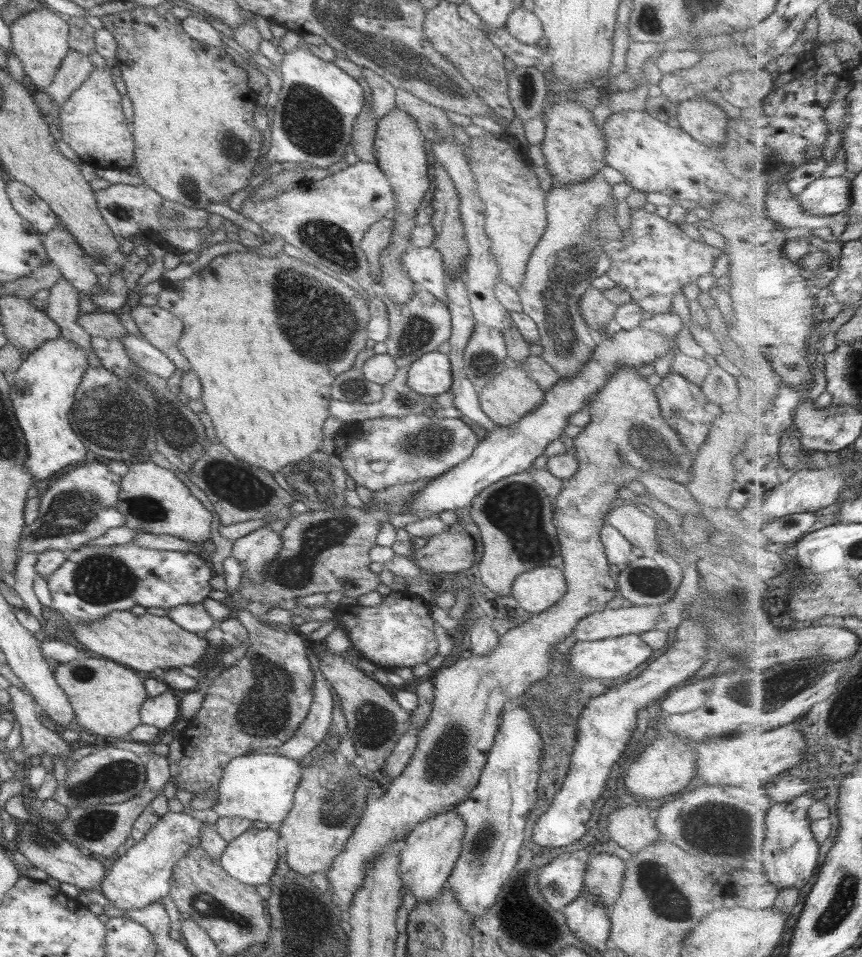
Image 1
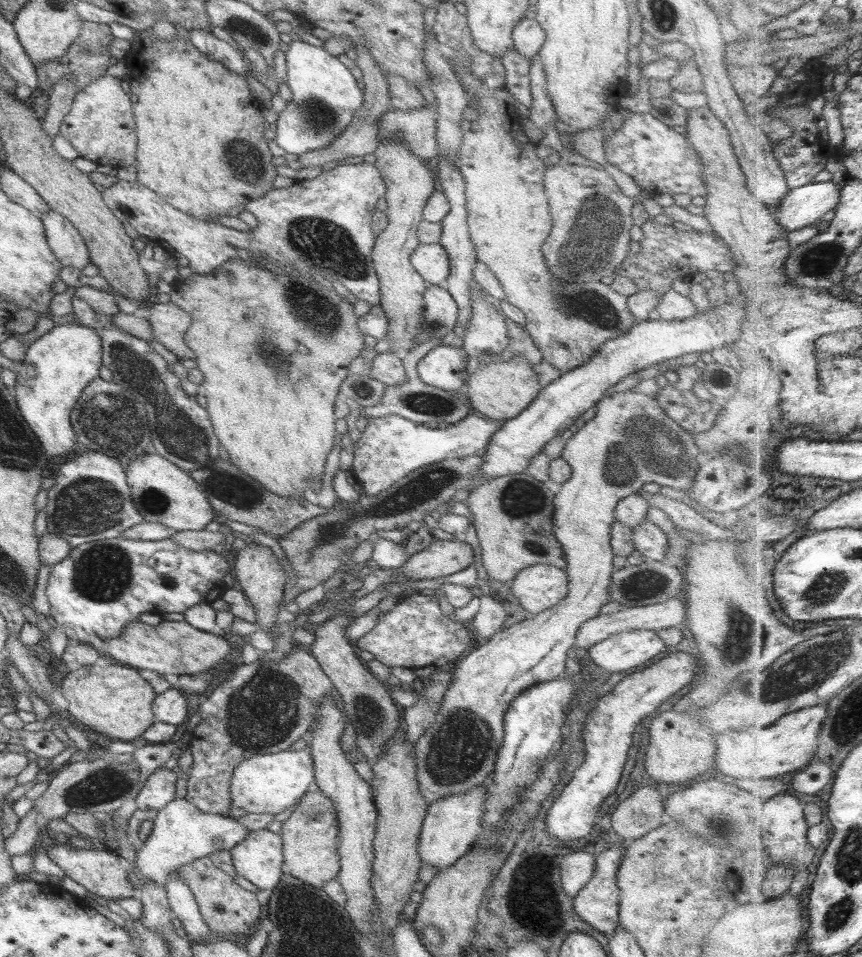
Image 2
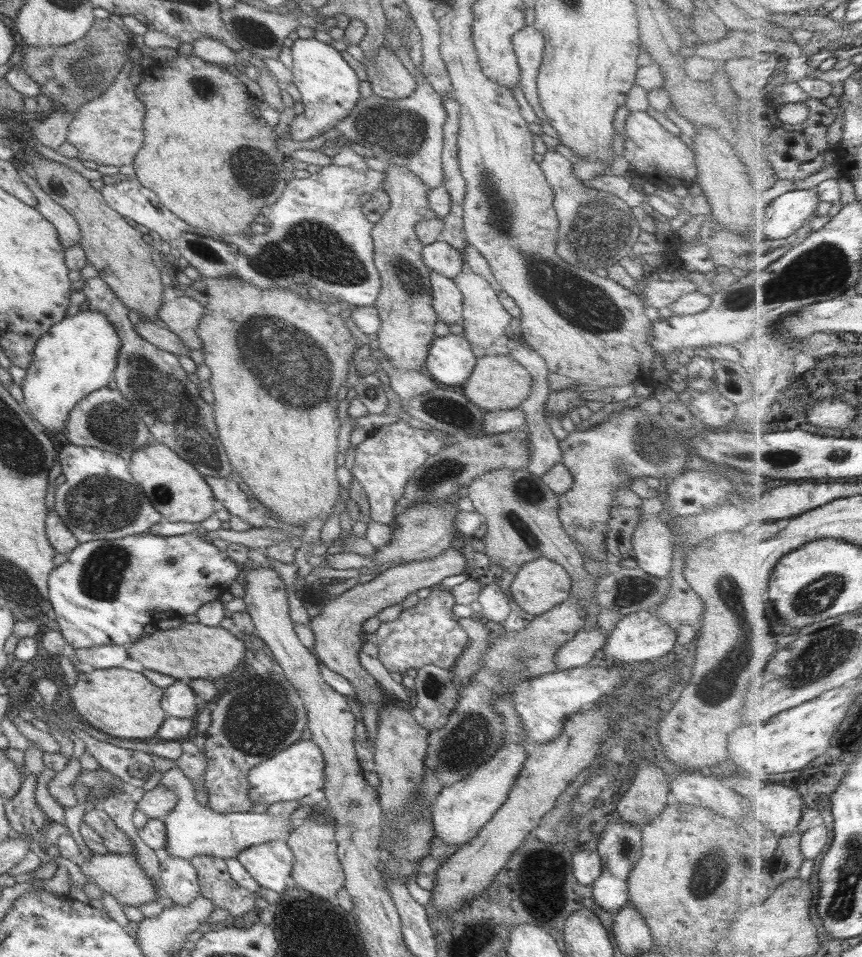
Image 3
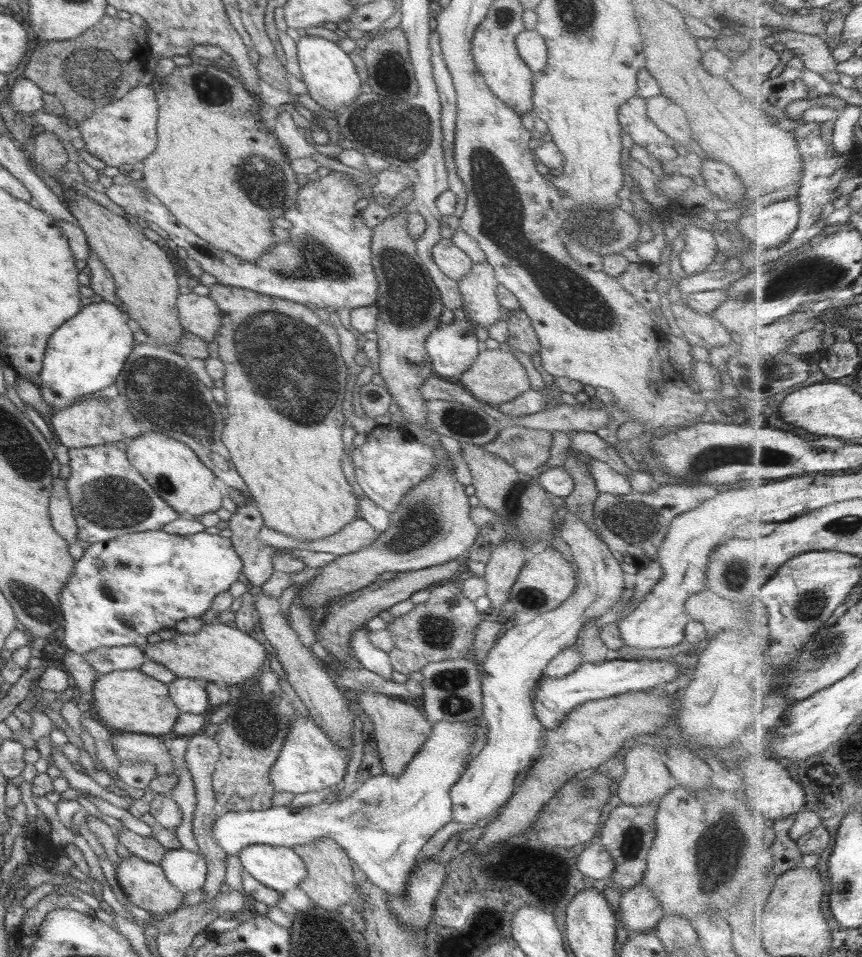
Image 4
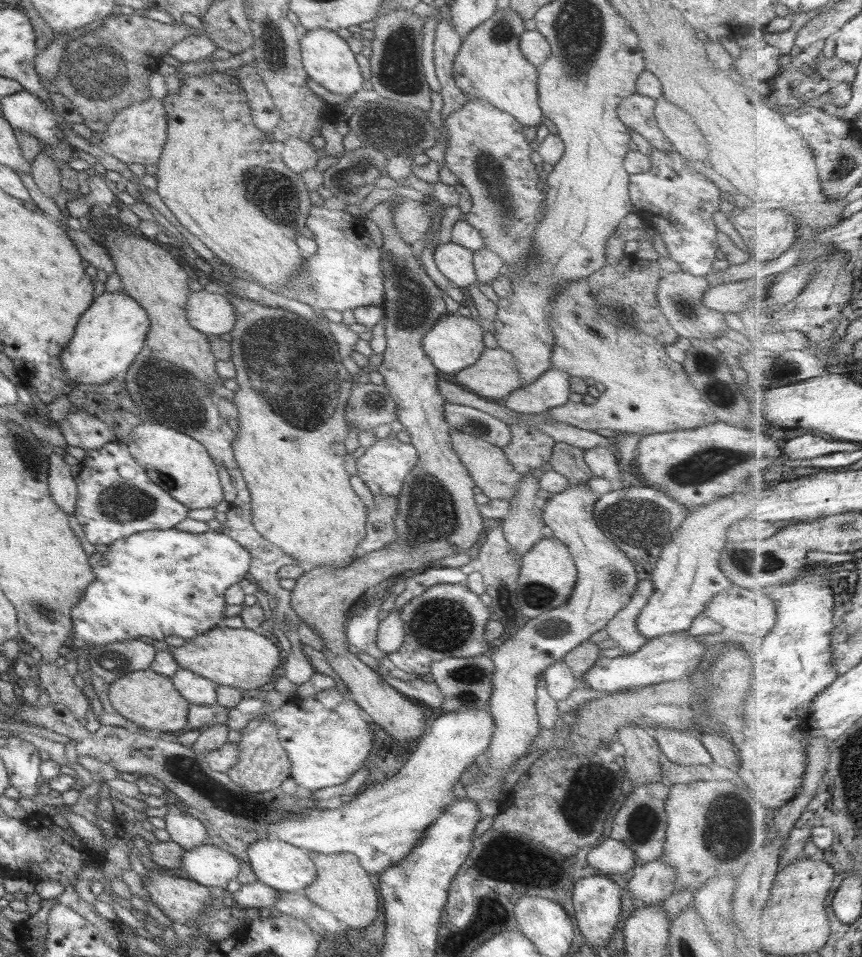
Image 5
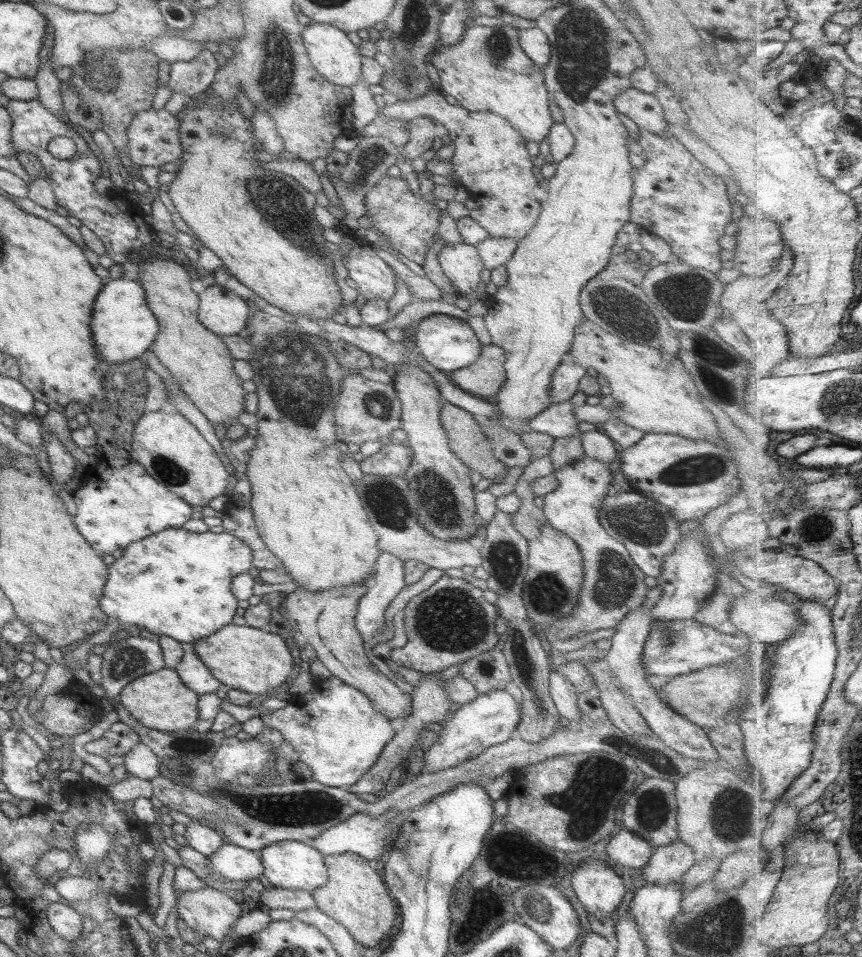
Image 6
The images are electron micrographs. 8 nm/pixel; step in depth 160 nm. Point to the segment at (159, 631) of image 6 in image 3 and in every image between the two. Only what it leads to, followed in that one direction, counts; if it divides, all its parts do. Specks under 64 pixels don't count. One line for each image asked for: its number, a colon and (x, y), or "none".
3: (104, 593)
4: (149, 581)
5: (165, 582)

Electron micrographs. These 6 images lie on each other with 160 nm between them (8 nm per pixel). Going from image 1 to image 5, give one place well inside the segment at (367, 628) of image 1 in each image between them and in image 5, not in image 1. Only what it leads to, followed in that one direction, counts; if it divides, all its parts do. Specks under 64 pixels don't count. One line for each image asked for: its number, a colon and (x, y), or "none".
2: (414, 633)
3: (428, 632)
4: (441, 628)
5: (446, 620)

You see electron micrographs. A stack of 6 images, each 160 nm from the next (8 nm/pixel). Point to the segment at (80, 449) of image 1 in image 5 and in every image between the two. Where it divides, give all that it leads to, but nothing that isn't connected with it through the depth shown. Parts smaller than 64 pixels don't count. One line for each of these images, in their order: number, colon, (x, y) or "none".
2: (56, 367)
3: (77, 355)
4: (84, 355)
5: (110, 332)

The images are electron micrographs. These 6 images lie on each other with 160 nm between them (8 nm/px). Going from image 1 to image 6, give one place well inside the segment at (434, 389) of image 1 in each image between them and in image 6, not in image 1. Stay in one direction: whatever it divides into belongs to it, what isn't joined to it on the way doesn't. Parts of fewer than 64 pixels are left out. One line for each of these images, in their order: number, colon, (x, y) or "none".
2: (442, 367)
3: (449, 361)
4: (451, 348)
5: (454, 342)
6: (448, 344)

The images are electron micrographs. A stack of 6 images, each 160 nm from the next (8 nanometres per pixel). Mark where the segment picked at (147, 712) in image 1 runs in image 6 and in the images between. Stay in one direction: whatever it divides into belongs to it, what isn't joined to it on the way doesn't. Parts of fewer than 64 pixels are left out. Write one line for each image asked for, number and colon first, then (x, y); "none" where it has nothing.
2: (169, 707)
3: (178, 700)
4: (188, 695)
5: (196, 690)
6: (193, 674)

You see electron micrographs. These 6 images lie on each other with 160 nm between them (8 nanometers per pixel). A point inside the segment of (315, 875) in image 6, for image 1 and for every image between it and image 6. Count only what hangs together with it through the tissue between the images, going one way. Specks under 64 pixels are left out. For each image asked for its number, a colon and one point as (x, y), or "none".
1: (250, 858)
2: (258, 858)
3: (269, 864)
4: (280, 869)
5: (287, 869)

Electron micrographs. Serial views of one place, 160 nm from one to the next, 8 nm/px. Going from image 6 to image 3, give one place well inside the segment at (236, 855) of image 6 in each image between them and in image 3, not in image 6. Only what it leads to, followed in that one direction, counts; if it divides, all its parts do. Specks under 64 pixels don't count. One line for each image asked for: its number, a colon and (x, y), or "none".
3: (177, 882)
4: (185, 871)
5: (210, 866)

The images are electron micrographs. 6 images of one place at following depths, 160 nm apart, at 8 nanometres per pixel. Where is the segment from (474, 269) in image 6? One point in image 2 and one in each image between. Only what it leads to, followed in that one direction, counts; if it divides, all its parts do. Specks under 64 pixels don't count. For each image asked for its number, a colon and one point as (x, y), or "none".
2: (430, 261)
3: (440, 257)
4: (453, 263)
5: (454, 262)

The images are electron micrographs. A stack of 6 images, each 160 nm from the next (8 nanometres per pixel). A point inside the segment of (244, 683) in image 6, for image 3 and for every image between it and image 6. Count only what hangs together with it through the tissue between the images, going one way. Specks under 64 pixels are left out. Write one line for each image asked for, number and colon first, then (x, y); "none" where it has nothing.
3: (195, 653)
4: (220, 656)
5: (240, 659)

